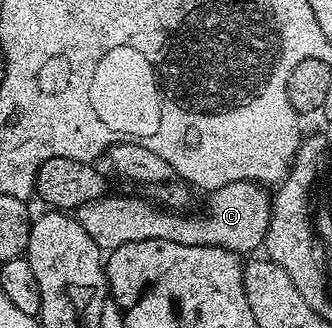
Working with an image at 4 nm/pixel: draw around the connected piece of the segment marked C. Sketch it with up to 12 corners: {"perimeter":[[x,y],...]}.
{"perimeter":[[258,182],[207,195],[201,214],[113,193],[74,217],[101,252],[138,240],[263,247],[272,199]]}

